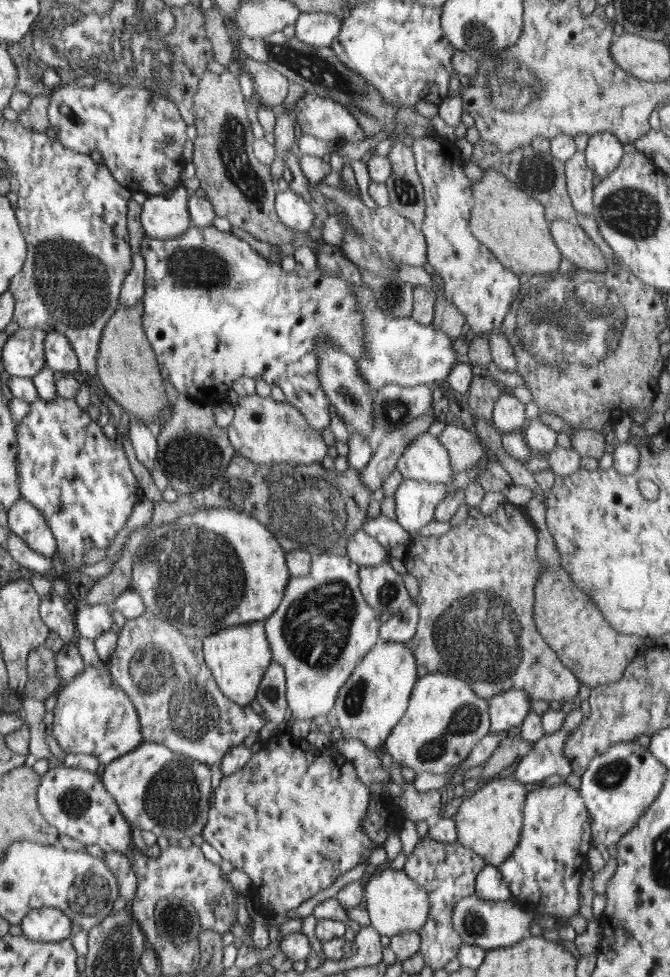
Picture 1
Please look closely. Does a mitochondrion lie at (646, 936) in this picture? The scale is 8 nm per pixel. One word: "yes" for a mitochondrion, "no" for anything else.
no

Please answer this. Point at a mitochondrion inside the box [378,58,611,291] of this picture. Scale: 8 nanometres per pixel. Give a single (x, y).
(539, 174)

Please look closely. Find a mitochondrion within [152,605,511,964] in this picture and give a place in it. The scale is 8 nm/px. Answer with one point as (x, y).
(465, 720)

